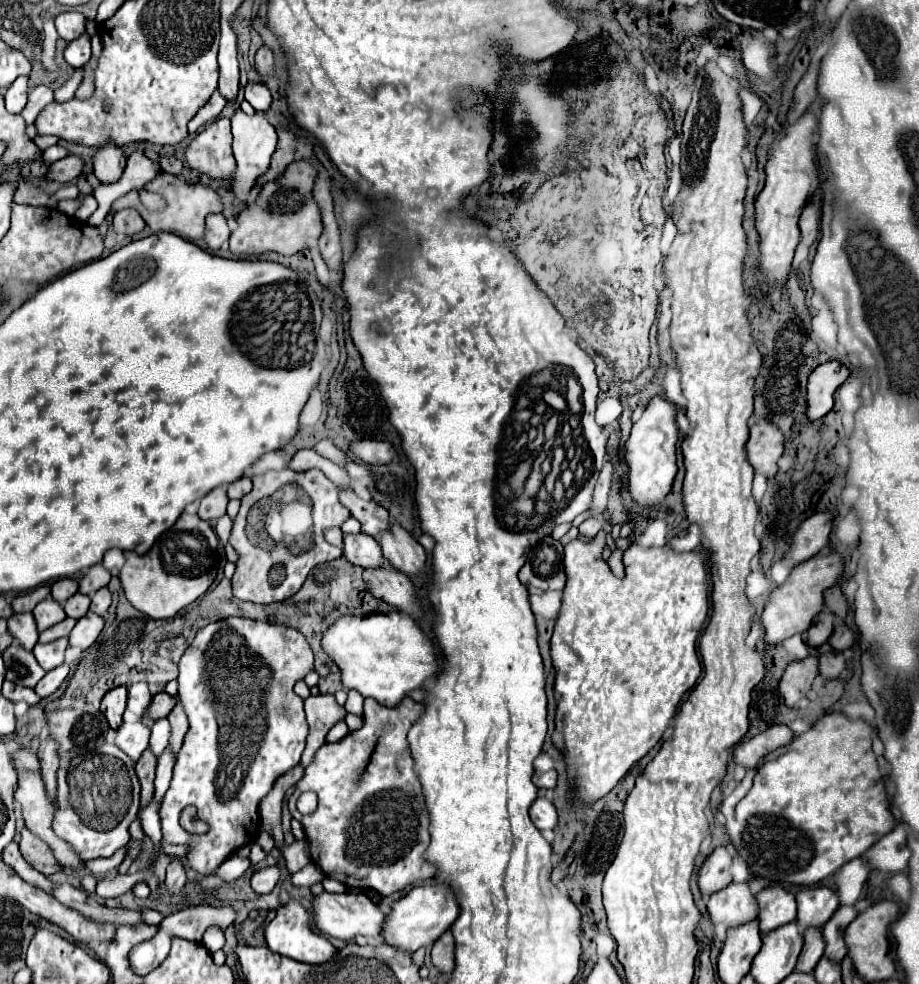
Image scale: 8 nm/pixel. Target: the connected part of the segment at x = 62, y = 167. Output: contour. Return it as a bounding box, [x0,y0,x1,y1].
[47,154,83,182]

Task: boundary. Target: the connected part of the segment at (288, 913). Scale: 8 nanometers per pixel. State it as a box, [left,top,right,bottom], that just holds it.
[265,900,335,964]

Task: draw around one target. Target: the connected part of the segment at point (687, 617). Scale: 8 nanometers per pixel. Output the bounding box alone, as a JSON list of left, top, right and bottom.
[551,534,709,804]

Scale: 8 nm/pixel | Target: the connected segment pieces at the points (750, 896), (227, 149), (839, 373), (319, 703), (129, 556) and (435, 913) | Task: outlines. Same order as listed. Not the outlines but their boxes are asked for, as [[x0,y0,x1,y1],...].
[[707,882,759,928],[185,118,235,180],[809,360,851,420],[301,695,345,768],[119,514,219,620],[385,882,459,952]]

